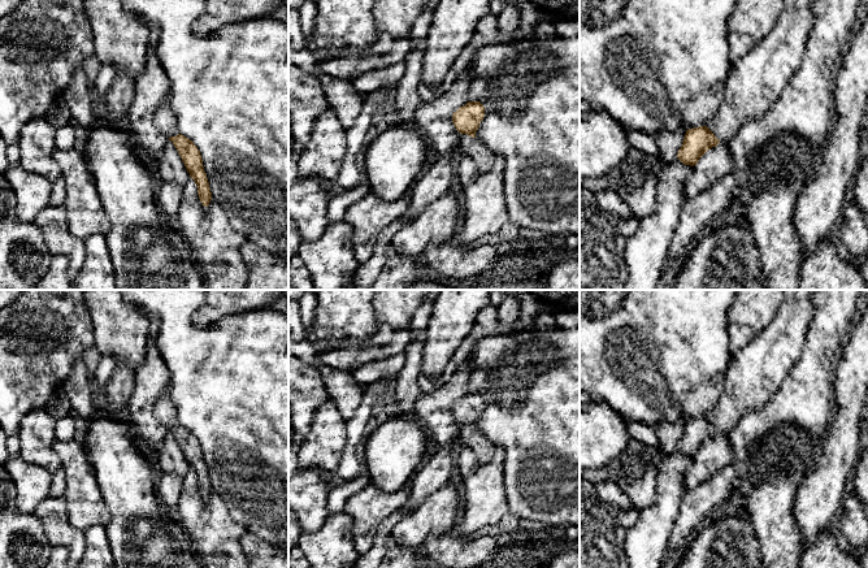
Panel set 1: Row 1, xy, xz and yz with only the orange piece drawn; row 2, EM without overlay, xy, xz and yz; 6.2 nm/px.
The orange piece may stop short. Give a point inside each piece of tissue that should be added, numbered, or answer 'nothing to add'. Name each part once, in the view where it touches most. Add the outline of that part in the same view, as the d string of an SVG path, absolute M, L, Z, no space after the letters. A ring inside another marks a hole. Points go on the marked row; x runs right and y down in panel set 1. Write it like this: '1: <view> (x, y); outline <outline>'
1: xz (476, 150); outline M460 133L459 151L460 155L469 156L481 173L487 172L496 159L496 155L492 153L481 140Z

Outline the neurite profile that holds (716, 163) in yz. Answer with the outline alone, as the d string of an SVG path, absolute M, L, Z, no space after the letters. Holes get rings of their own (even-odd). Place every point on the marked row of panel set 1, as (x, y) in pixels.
M720 142L708 149L695 165L694 173L687 178L683 194L686 200L695 198L703 190L711 187L726 174L732 173L734 165L730 143Z

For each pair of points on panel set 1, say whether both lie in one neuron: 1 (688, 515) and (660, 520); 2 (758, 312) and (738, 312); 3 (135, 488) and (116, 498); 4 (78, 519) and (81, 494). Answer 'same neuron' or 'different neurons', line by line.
1: different neurons
2: same neuron
3: same neuron
4: same neuron

